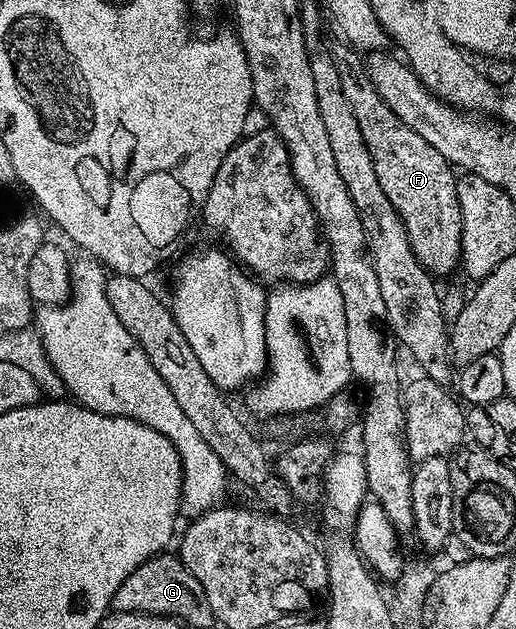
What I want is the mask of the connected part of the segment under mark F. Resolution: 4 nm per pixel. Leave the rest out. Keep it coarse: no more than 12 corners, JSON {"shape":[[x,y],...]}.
{"shape":[[333,46],[380,188],[431,275],[462,259],[455,170]]}

